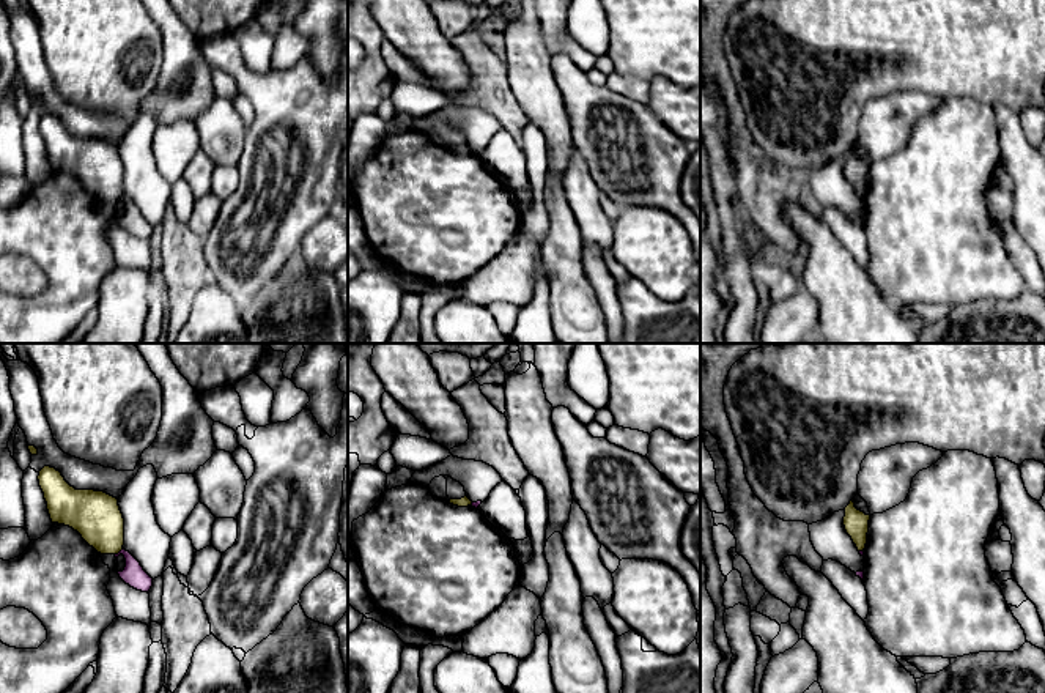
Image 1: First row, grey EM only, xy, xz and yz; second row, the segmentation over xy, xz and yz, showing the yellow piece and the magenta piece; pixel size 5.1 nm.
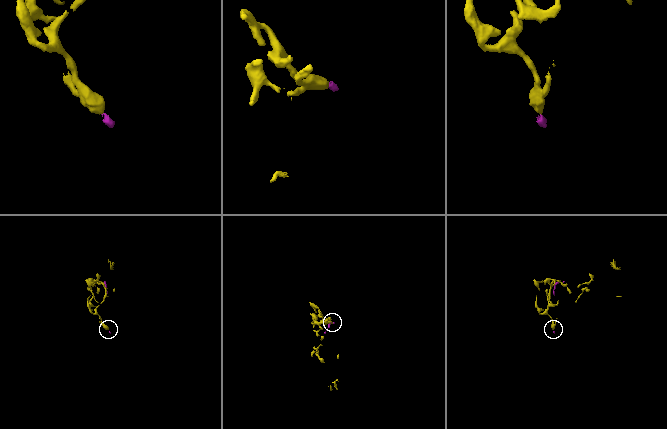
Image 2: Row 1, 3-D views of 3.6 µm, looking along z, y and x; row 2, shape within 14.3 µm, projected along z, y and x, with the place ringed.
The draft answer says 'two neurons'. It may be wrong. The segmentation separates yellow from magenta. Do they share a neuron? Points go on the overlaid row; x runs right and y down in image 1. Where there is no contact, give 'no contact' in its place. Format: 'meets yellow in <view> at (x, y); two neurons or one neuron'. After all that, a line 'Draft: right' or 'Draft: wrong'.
meets yellow in xy at (118, 552); two neurons
Draft: right

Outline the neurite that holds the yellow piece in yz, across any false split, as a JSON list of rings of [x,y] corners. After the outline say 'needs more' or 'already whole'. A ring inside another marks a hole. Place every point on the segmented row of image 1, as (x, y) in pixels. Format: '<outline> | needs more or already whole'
[[[853,499],[845,507],[844,526],[847,534],[851,537],[853,543],[856,545],[858,551],[864,551],[867,543],[867,532],[869,532],[869,520],[870,515],[858,510],[855,507]]] | already whole

